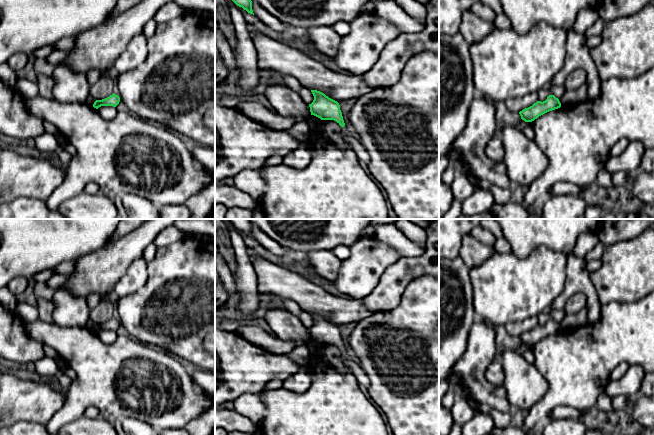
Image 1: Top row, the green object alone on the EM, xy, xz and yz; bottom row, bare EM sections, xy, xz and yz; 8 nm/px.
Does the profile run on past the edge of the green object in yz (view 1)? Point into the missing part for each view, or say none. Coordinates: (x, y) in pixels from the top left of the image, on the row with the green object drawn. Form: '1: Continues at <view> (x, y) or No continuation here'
1: No continuation here

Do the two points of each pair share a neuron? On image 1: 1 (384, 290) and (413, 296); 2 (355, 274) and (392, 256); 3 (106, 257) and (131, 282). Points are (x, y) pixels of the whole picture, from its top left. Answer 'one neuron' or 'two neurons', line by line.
1: two neurons
2: one neuron
3: two neurons

